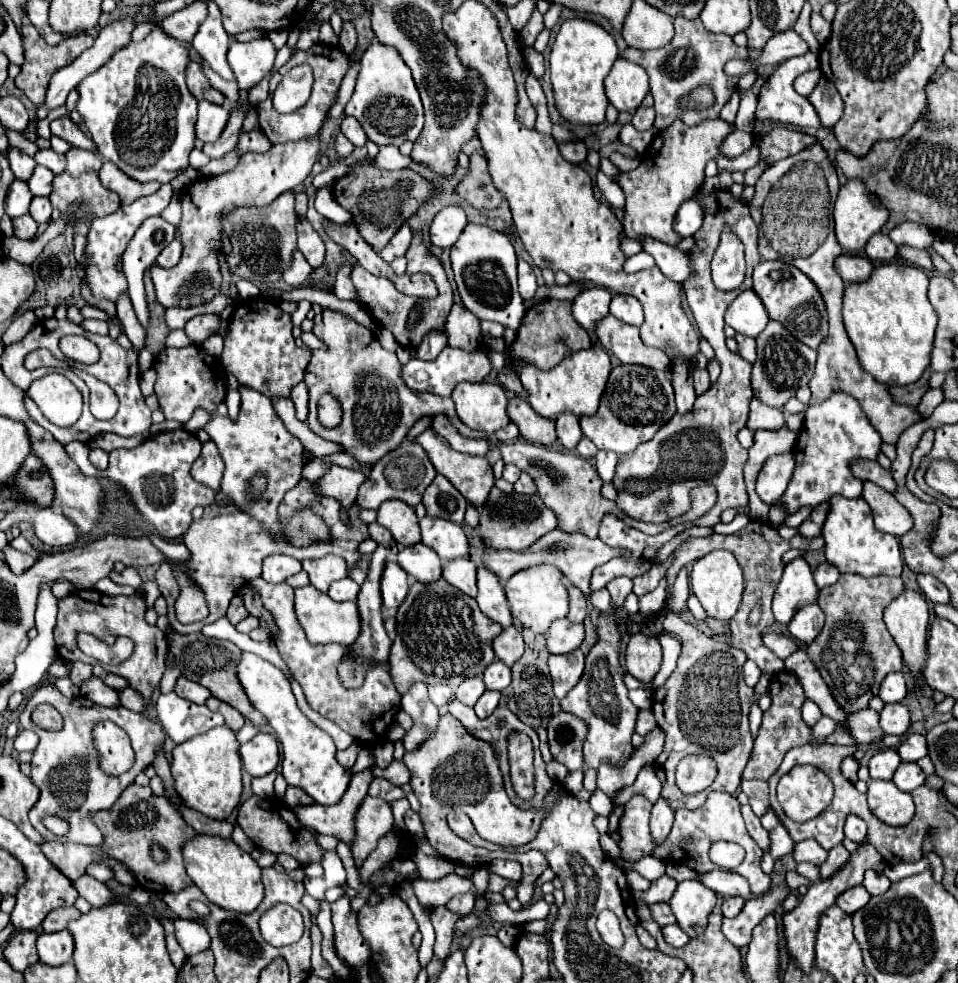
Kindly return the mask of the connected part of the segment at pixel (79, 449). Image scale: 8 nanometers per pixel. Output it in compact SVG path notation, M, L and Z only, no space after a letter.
M186 429L176 431L164 431L148 437L142 445L134 449L116 449L110 453L110 465L108 469L100 471L92 467L88 459L88 445L80 441L72 441L64 445L70 459L80 467L84 475L94 475L98 479L108 479L118 483L122 489L126 489L126 495L134 501L136 509L142 513L144 521L154 525L160 537L166 539L178 539L184 535L184 531L192 523L192 509L202 505L212 505L216 493L208 487L202 487L190 477L190 467L200 455L200 441L194 433L188 433Z

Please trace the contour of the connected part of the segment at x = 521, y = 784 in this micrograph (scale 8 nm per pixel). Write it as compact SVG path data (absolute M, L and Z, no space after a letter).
M510 733L510 777L514 781L514 791L520 799L530 801L534 797L534 751L532 741L524 733Z

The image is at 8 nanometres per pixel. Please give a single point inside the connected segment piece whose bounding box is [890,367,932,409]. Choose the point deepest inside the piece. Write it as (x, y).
(910, 395)

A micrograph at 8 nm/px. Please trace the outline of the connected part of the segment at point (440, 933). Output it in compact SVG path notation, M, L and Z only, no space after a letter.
M436 907L436 909L432 909L430 917L432 917L432 925L436 929L434 953L440 957L440 961L444 961L448 957L448 953L450 953L454 925L460 919L460 915L454 913L454 911L450 911L448 907Z

